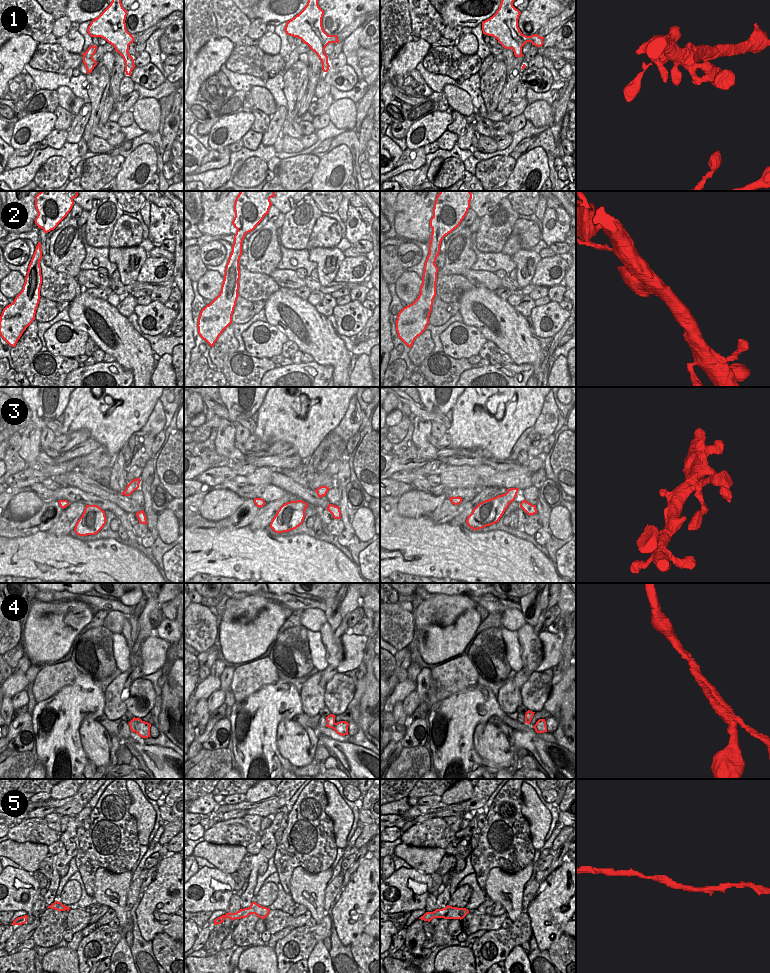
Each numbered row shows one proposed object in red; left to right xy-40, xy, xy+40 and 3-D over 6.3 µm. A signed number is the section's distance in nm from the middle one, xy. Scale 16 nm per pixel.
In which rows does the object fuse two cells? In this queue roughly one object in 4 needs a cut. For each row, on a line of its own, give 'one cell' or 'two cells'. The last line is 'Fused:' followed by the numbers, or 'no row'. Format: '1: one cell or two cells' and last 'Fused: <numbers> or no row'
1: one cell
2: one cell
3: one cell
4: one cell
5: one cell
Fused: no row

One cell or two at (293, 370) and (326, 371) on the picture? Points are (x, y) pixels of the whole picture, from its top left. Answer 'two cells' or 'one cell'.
one cell

